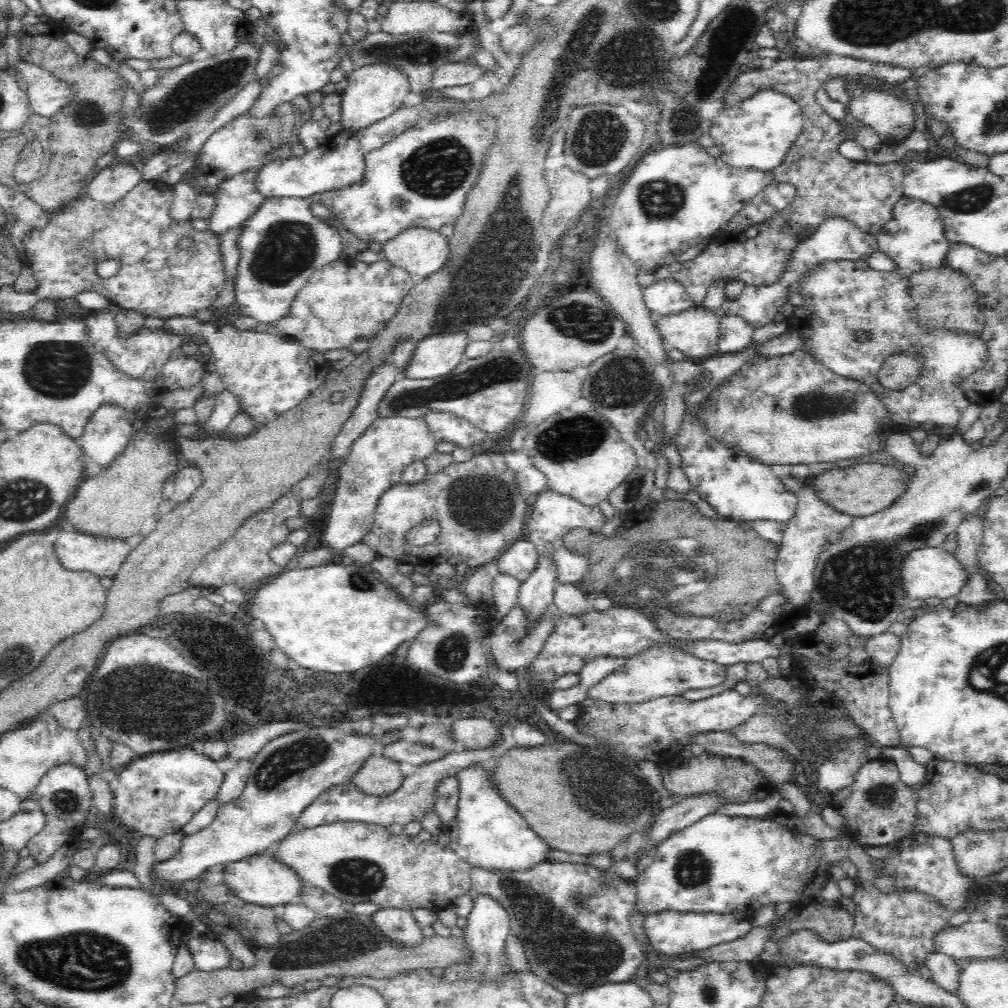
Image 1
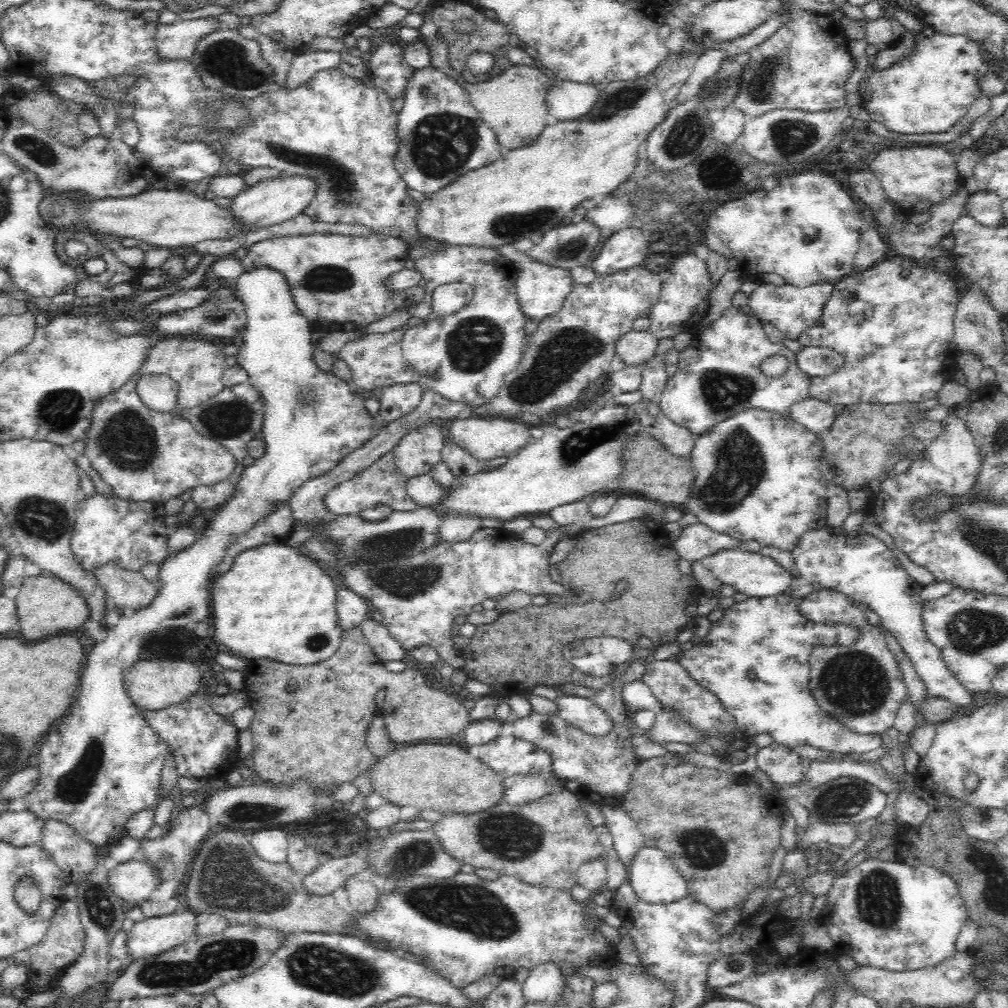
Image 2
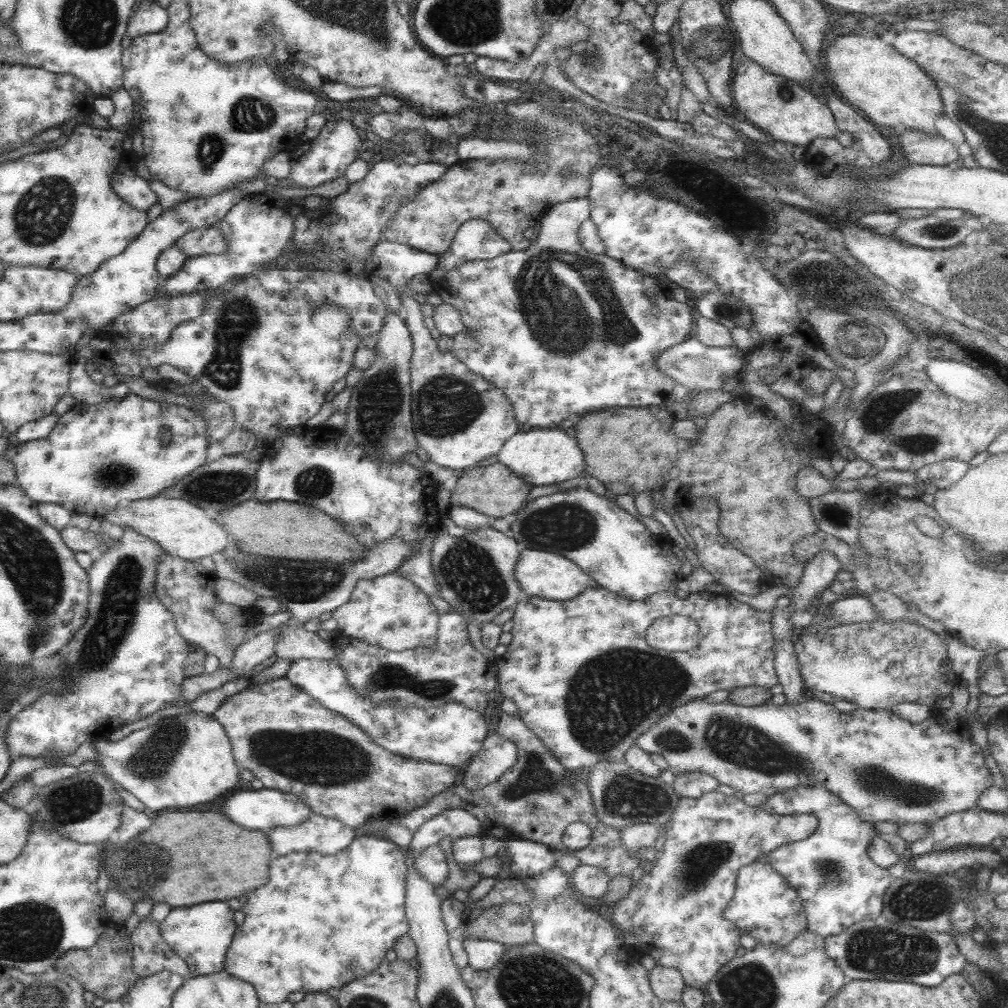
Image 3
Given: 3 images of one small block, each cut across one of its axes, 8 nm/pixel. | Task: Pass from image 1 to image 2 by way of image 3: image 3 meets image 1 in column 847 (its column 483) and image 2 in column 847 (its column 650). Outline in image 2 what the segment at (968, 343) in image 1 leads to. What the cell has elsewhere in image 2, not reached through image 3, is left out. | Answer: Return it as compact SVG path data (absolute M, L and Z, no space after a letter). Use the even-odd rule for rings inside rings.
M904 257L888 258L886 261L876 263L864 272L854 272L852 275L844 277L840 282L833 284L833 291L828 302L824 305L820 324L798 336L798 341L803 348L806 346L825 347L838 352L846 359L844 367L837 373L825 377L813 377L812 386L810 386L810 397L833 405L844 404L845 406L858 403L875 405L914 404L934 399L936 394L942 390L944 384L952 382L953 373L958 369L955 360L958 349L953 338L953 317L958 303L958 288L956 288L955 280L950 275L936 273L932 269L928 269L927 264L914 264L912 260Z

